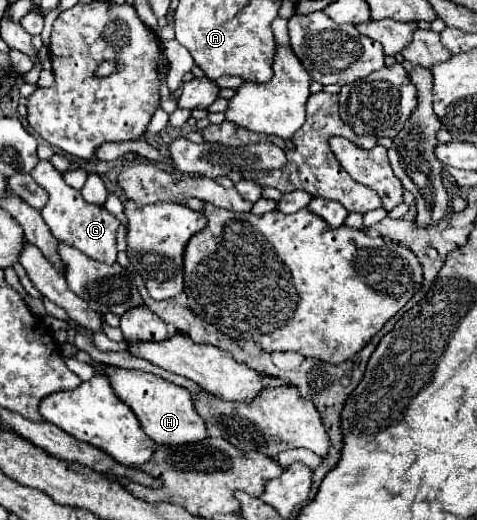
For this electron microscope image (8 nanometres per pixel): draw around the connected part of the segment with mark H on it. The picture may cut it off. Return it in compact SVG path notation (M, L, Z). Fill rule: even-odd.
M108 366L104 372L114 392L122 402L126 402L136 418L140 420L140 426L146 436L150 436L160 446L178 446L178 444L194 444L202 438L208 438L208 430L204 426L202 416L194 410L192 396L186 388L180 388L160 376L140 372L140 370L124 370L116 366Z

